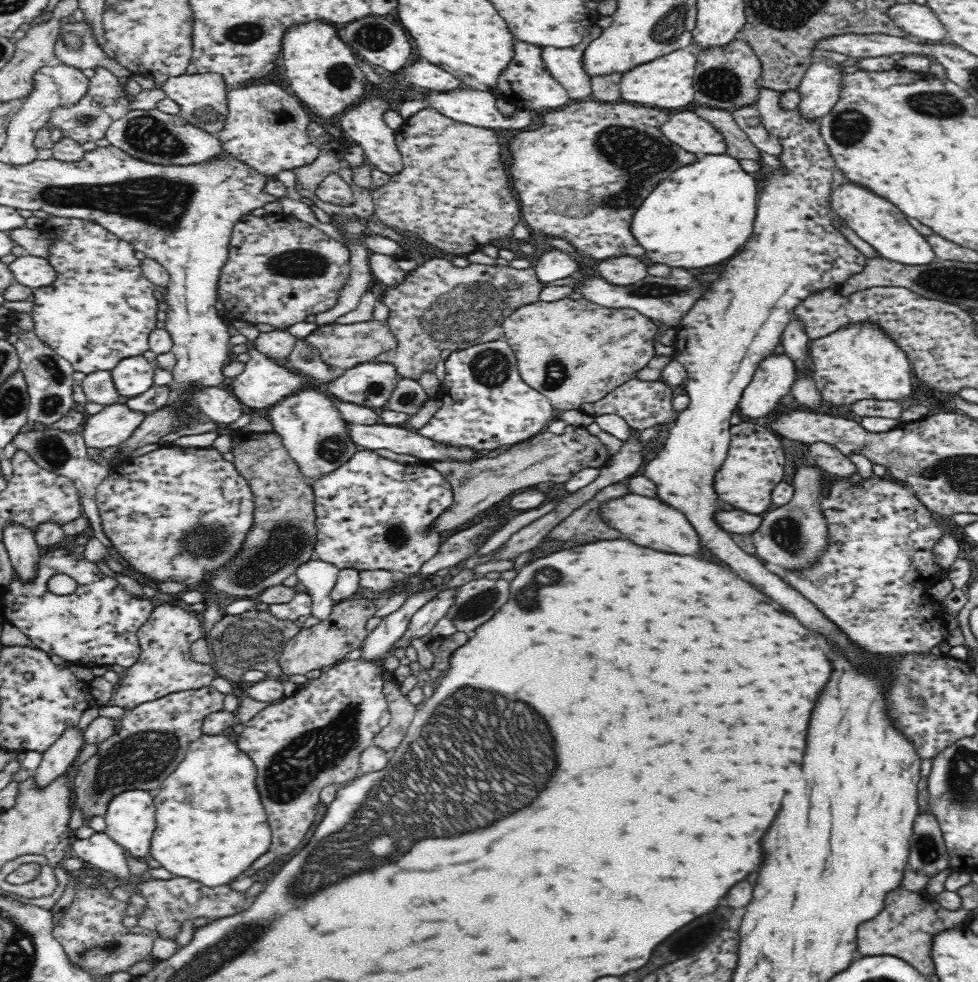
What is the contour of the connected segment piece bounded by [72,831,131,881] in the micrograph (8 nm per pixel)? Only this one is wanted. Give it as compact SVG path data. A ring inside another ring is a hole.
M96 831L87 840L72 842L74 856L80 858L88 868L111 872L122 881L130 878L127 851L111 840L104 832Z

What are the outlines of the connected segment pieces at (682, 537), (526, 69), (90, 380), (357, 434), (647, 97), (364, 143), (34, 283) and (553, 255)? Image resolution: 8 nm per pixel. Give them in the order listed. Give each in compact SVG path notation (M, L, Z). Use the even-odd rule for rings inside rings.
M628 492L620 496L618 500L606 500L604 504L600 504L600 512L602 512L604 521L608 522L612 528L618 528L622 536L632 540L634 544L640 544L644 548L654 548L660 552L680 554L680 556L684 554L702 556L704 554L700 546L700 538L696 536L696 530L686 520L686 516L678 512L676 508L662 504L658 498L652 500L652 498Z
M516 42L516 52L514 52L514 60L508 66L506 72L502 72L500 80L498 80L498 88L494 90L496 98L502 98L506 102L512 102L514 106L530 110L540 110L540 108L557 109L562 105L568 104L570 98L564 87L546 68L546 63L542 61L542 47L536 44L524 44L524 42ZM502 90L502 92L498 92Z
M98 371L86 375L80 383L88 403L104 405L104 407L118 403L120 394L112 380L111 371Z
M380 422L370 426L348 423L345 427L347 428L347 433L350 435L350 438L358 446L364 446L364 448L371 451L378 450L378 448L387 448L388 450L392 450L392 452L396 452L396 454L410 454L420 459L420 463L434 461L444 462L446 459L452 460L452 462L472 462L472 460L480 460L476 458L476 452L478 450L474 448L440 444L439 442L434 442L430 438L420 436L417 432L408 431L400 426L385 425Z
M686 48L669 52L646 64L635 66L622 75L620 80L621 100L655 108L662 108L662 106L682 108L687 104L693 104L695 98L693 76L696 65L695 51Z
M367 97L360 103L354 104L344 112L344 116L340 116L340 125L338 128L351 141L357 142L358 146L364 149L364 158L374 169L382 170L390 176L402 172L404 163L402 163L402 155L396 146L395 130L387 126L384 122L384 112L392 109L392 106L386 99L378 97Z
M23 254L7 265L12 271L14 282L32 289L48 286L56 278L57 272L47 258Z
M554 248L542 254L533 269L536 271L538 280L547 284L555 284L568 281L578 275L577 265L577 261L572 259L568 253Z

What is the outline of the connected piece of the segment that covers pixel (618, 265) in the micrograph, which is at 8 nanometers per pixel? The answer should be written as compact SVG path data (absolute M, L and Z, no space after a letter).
M632 255L612 257L598 264L600 277L614 285L629 285L648 276L646 260Z

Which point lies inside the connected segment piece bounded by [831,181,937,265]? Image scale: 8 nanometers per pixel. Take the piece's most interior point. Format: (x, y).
(878, 222)

